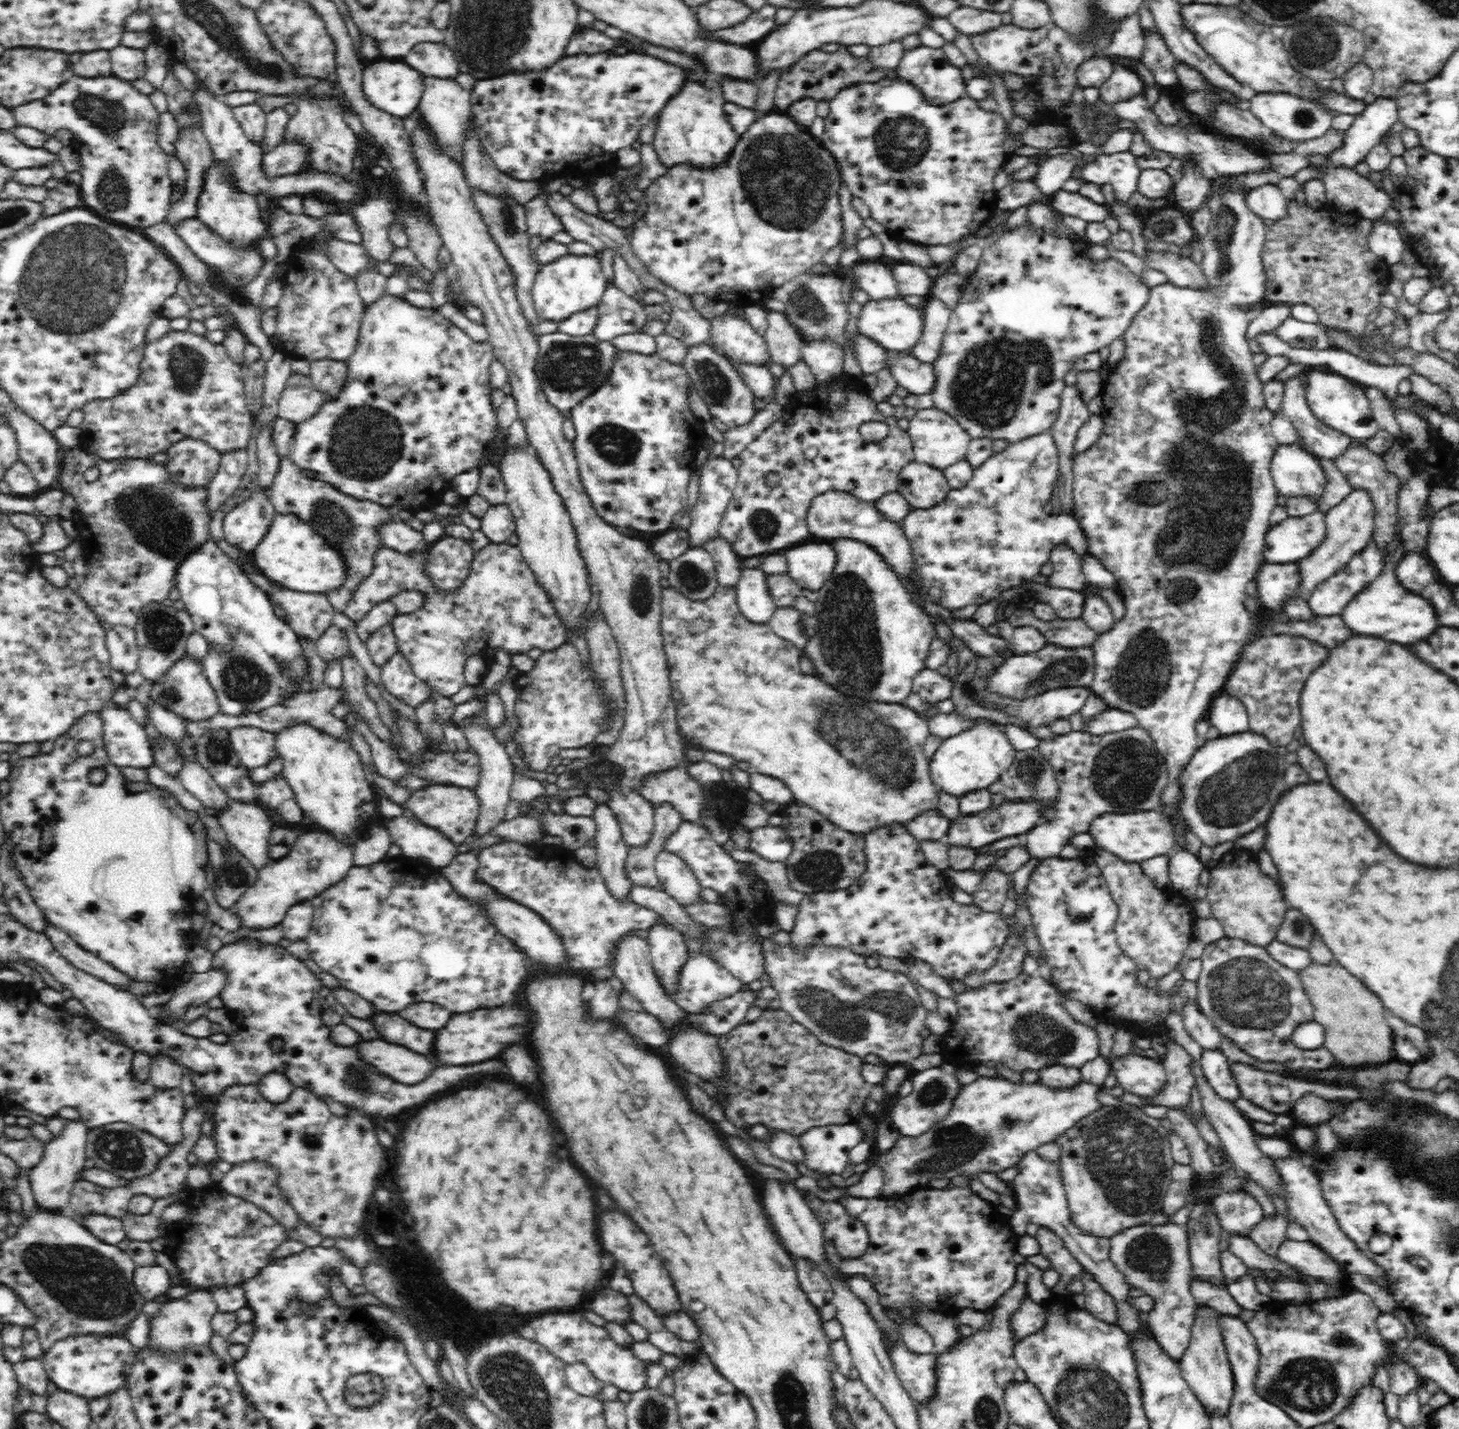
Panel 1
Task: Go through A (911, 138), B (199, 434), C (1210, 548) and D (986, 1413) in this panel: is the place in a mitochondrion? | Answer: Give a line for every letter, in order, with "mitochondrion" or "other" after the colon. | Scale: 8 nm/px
A: mitochondrion
B: other
C: mitochondrion
D: mitochondrion

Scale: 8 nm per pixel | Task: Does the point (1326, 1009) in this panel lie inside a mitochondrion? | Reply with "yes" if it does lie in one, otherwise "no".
no

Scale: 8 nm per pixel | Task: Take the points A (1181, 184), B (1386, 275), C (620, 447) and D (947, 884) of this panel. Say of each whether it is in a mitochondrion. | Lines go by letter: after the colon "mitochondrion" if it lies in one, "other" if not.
A: other
B: other
C: mitochondrion
D: other

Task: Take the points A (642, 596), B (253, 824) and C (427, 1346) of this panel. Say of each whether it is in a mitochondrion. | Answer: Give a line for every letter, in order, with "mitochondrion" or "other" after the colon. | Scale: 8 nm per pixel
A: mitochondrion
B: other
C: other

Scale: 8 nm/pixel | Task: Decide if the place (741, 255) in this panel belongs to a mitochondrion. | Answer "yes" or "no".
no

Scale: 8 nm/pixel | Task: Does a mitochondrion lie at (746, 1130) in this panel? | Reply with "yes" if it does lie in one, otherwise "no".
no

